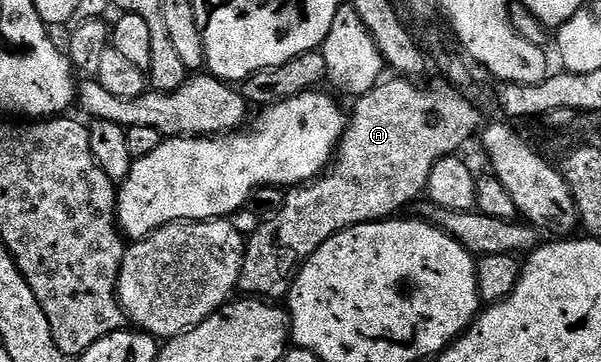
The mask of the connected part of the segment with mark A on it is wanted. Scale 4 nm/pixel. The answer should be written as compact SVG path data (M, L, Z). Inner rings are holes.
M387 78L354 101L355 109L349 112L334 163L319 179L290 189L284 195L287 197L284 198L279 213L272 220L265 221L252 236L246 237L239 275L240 293L290 292L291 284L305 261L318 248L325 246L329 238L358 224L394 217L402 213L399 211L406 204L414 205L426 193L429 174L435 163L447 156L456 155L460 151L458 148L465 147L474 136L476 139L481 128L479 112L467 101L468 97L464 93L446 82L440 83L440 88L422 88L419 84L422 83L411 78Z

